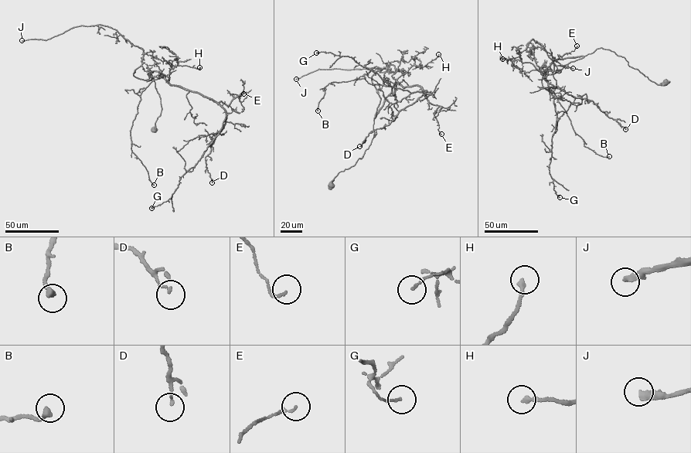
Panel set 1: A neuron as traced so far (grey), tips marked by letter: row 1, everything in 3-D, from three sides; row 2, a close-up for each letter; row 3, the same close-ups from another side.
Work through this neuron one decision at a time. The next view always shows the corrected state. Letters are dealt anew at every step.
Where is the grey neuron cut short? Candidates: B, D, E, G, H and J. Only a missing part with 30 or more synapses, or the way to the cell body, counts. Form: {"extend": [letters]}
{"extend": ["J"]}

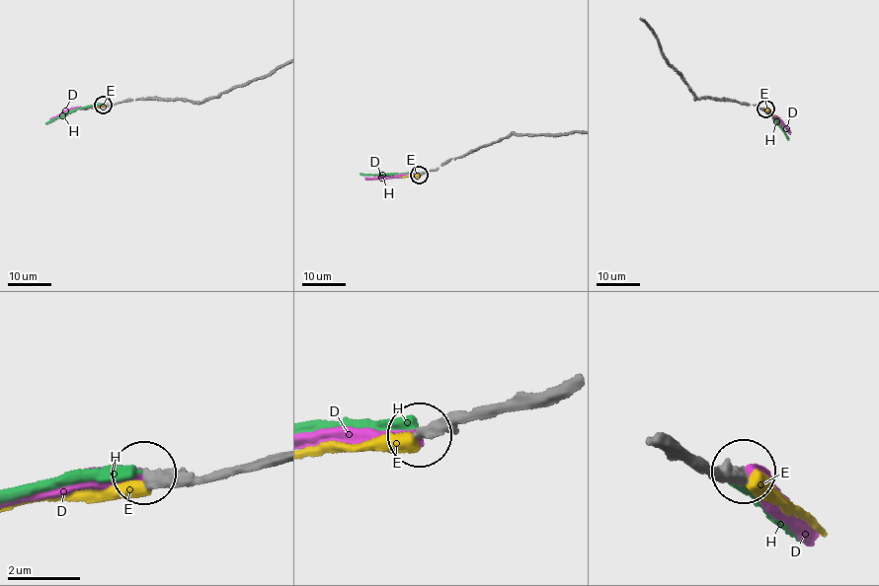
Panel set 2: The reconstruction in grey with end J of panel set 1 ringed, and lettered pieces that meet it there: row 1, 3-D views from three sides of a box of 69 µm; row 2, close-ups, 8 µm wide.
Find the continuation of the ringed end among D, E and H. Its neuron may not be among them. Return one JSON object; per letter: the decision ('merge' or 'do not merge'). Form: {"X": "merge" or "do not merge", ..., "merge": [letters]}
{"D": "merge", "E": "do not merge", "H": "do not merge", "merge": ["D"]}

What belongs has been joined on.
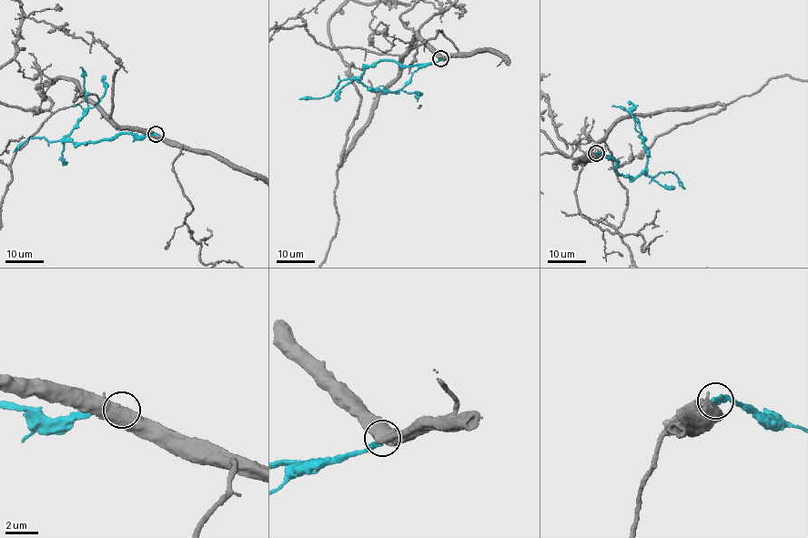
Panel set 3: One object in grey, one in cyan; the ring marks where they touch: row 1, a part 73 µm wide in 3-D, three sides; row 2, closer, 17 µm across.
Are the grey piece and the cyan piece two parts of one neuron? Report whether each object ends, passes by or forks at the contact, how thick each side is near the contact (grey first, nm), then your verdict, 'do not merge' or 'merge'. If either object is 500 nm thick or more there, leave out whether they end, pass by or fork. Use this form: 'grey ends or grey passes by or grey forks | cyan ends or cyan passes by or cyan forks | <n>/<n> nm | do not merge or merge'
500/320 nm | do not merge

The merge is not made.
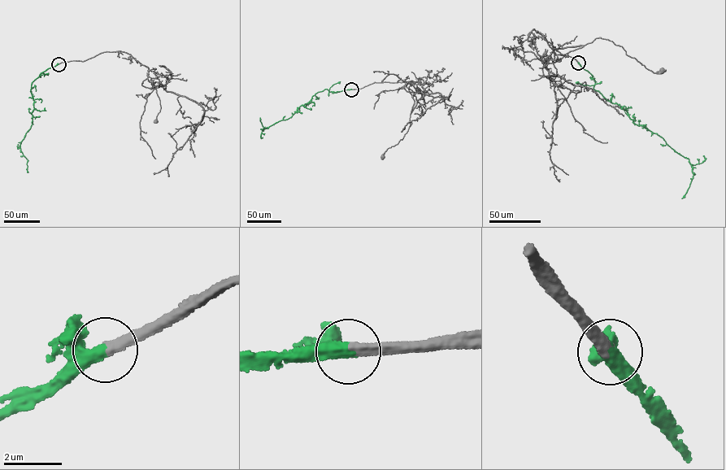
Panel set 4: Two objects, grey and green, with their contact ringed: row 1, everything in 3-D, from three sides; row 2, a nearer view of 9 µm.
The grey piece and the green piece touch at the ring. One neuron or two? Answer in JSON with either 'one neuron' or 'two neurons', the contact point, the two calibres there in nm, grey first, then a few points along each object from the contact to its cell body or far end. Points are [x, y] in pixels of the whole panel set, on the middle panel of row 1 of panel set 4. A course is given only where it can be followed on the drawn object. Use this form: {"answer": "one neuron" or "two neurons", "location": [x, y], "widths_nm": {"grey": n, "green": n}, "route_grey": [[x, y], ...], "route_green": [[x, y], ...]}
{"answer": "one neuron", "location": [351, 89], "widths_nm": {"grey": 360, "green": 550}, "route_grey": [[351, 89], [376, 82], [420, 79], [424, 82], [409, 87], [414, 101], [410, 126], [383, 156]], "route_green": [[351, 89], [335, 92], [327, 89], [317, 93], [292, 116], [267, 128], [263, 128], [260, 117]]}

